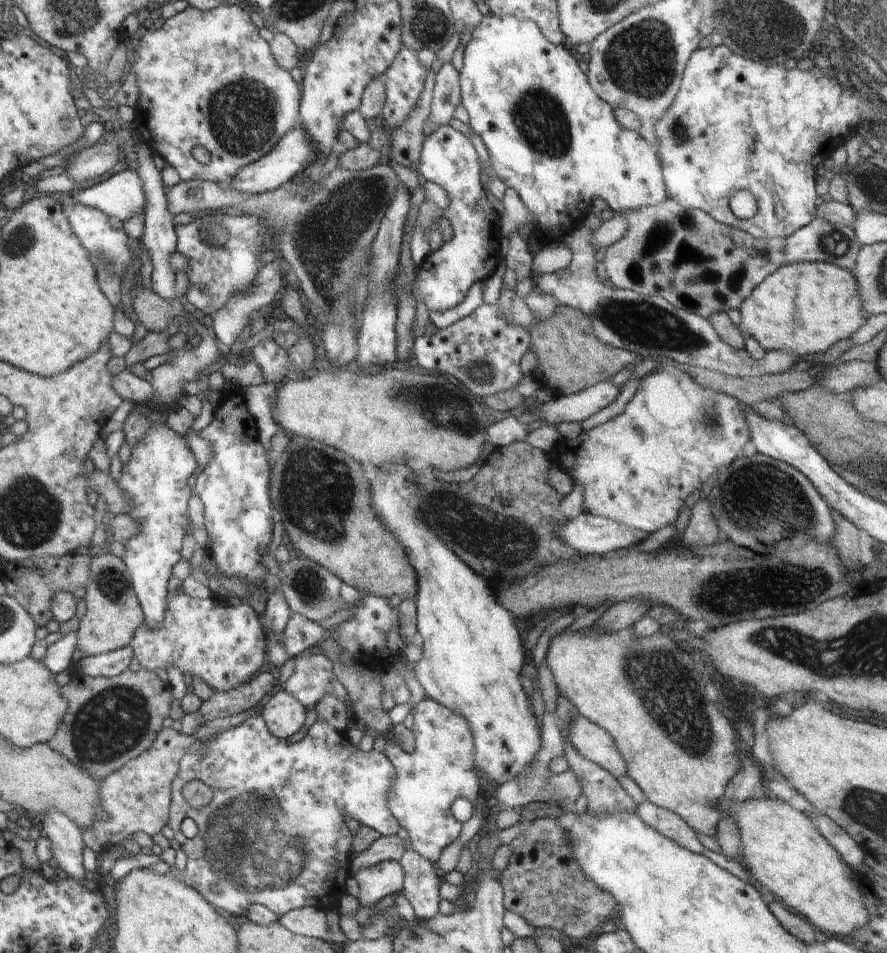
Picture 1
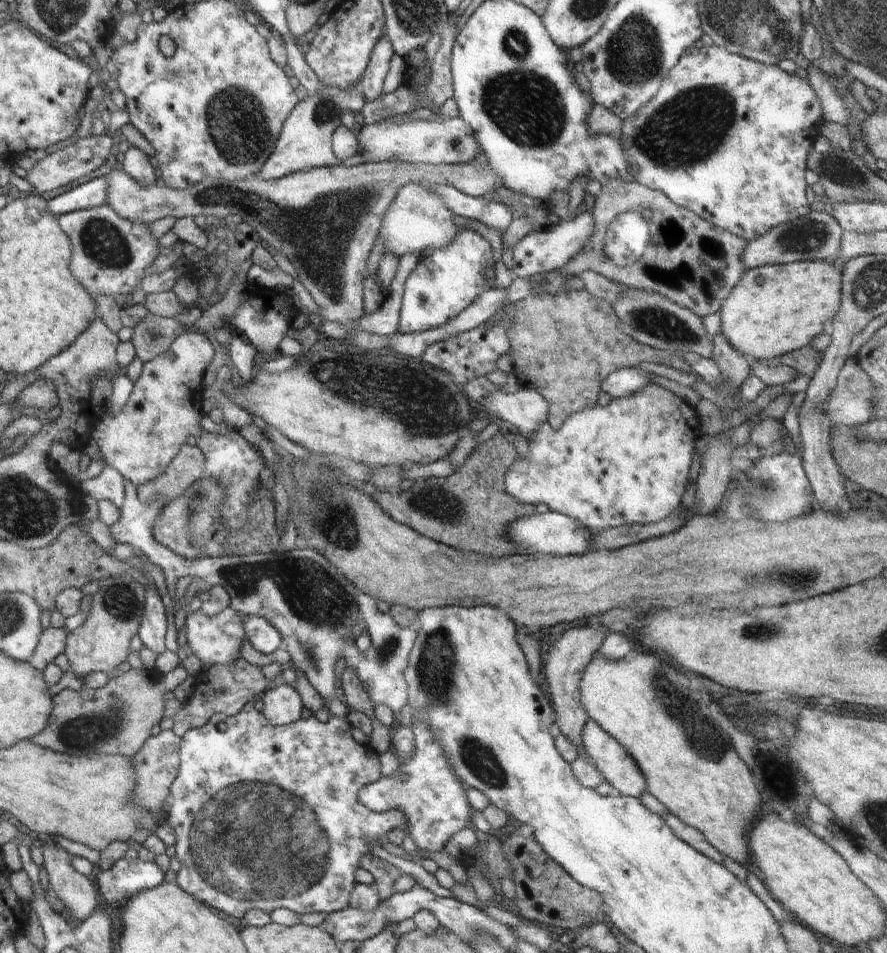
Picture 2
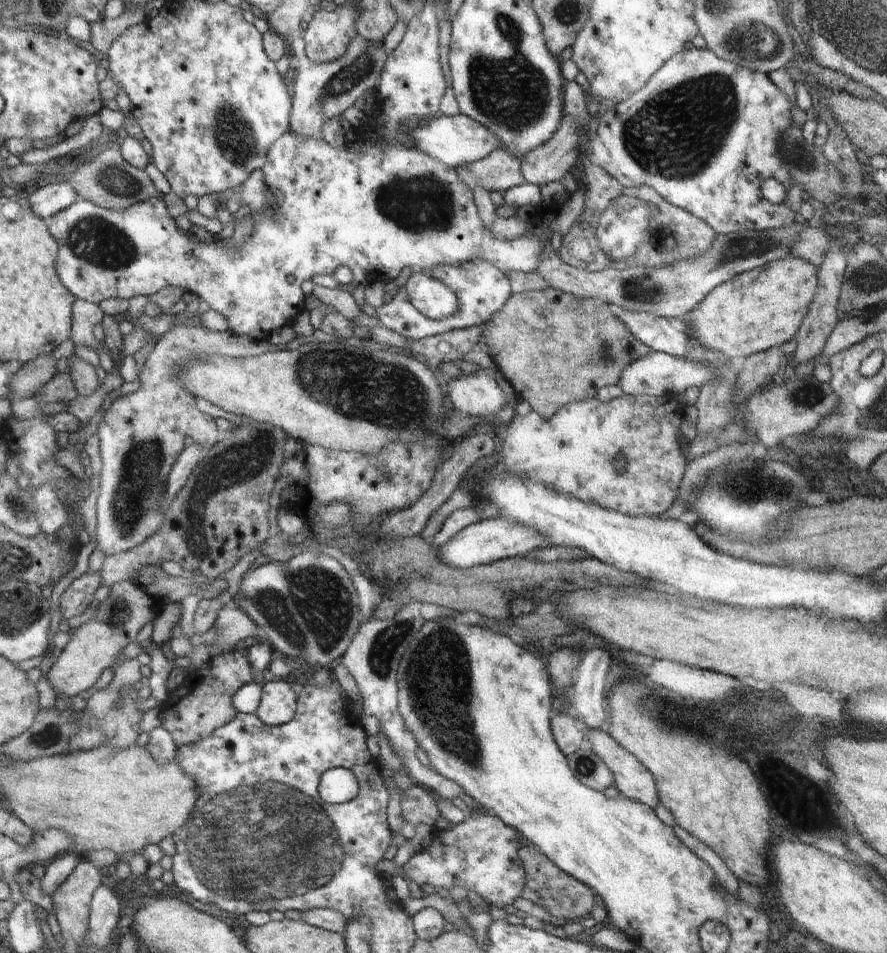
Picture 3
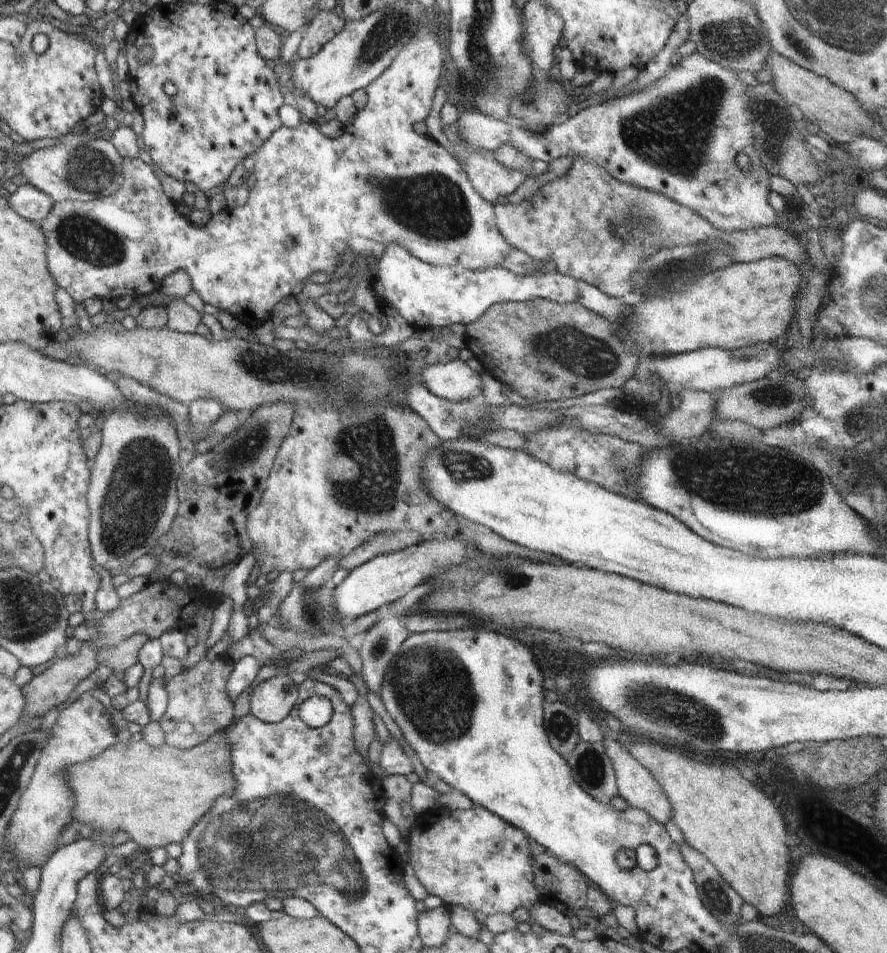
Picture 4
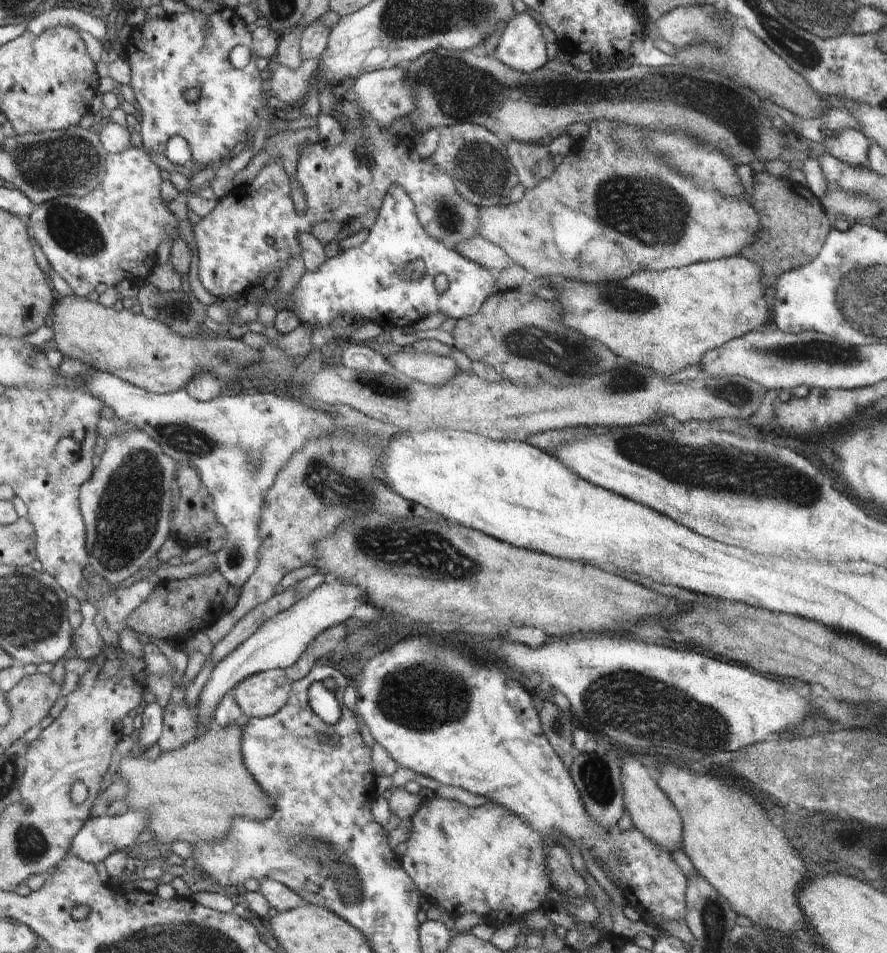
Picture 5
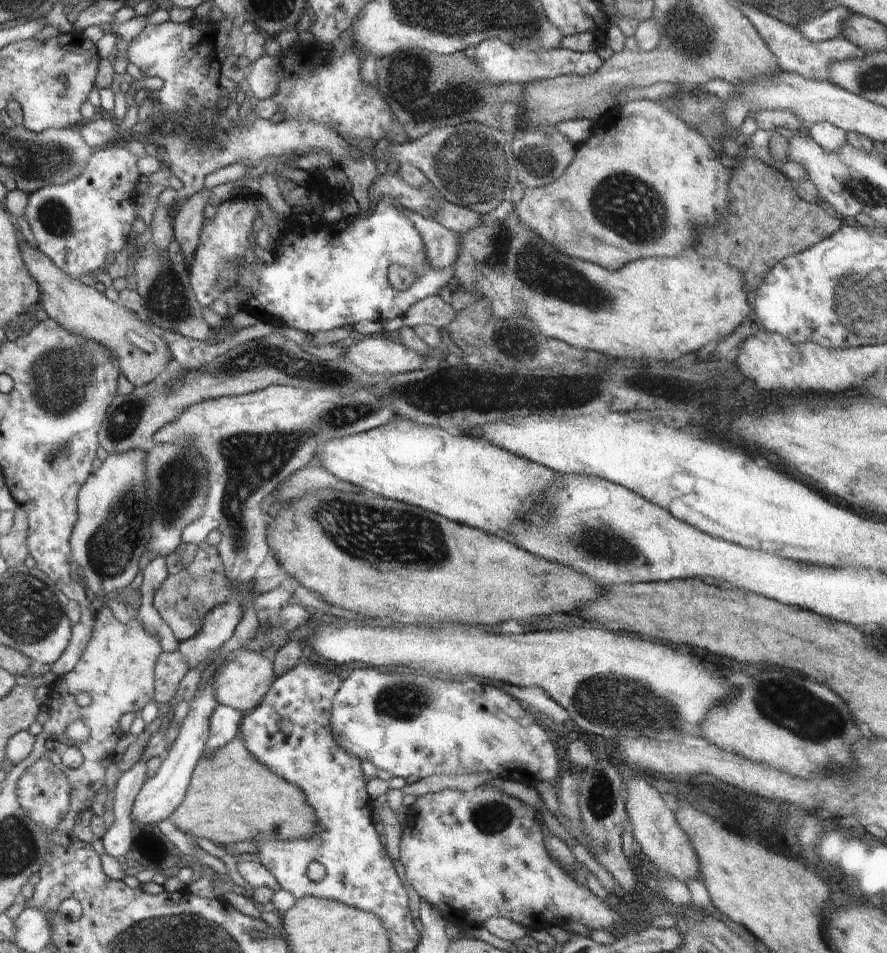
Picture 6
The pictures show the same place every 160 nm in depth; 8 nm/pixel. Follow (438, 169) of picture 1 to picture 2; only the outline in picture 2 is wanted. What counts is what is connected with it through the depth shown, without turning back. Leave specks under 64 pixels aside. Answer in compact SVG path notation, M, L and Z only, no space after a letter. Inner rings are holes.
M472 228L462 229L455 236L451 245L436 249L430 256L419 260L416 268L408 275L404 283L398 332L413 333L441 327L462 312L483 290L496 287L495 264L497 257L492 253L492 249L493 246L478 231Z

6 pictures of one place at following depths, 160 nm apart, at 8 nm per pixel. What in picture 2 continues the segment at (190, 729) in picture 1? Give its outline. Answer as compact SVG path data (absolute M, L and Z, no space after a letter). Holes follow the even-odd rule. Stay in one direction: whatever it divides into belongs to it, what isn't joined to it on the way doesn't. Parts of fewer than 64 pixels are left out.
M242 658L232 666L212 665L197 678L192 698L184 702L184 708L173 717L172 730L182 738L190 729L203 727L213 714L238 714L246 703L254 700L260 692L266 692L270 686L271 683L264 677L261 667L251 665Z

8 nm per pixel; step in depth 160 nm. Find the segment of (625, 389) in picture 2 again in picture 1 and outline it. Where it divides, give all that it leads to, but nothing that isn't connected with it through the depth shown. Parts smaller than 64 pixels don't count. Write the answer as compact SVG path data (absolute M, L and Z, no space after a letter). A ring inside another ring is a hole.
M606 380L595 386L589 387L580 393L554 396L553 400L538 404L532 411L538 413L540 419L545 420L548 425L556 426L556 424L563 421L581 422L616 400L620 394L618 387L619 386L614 385L609 380Z

